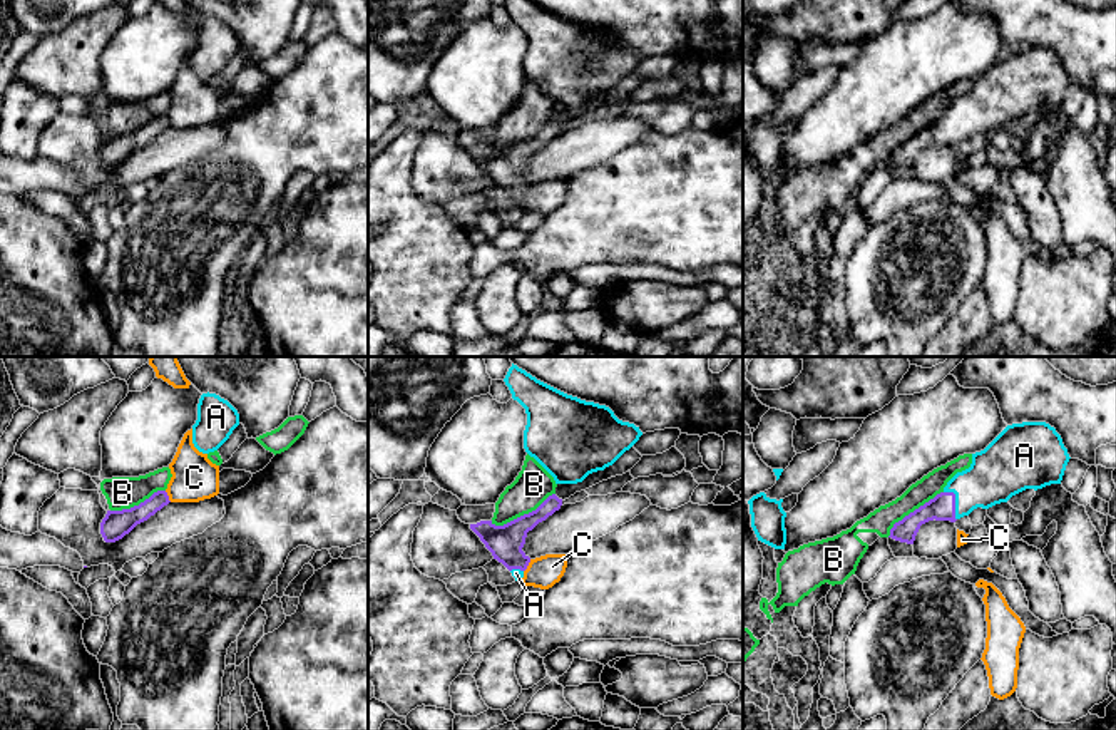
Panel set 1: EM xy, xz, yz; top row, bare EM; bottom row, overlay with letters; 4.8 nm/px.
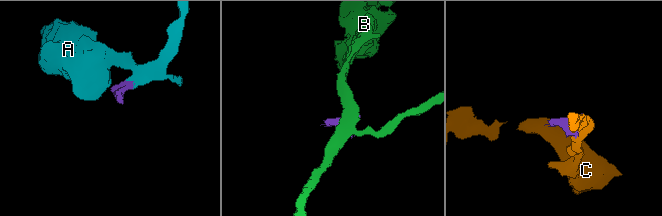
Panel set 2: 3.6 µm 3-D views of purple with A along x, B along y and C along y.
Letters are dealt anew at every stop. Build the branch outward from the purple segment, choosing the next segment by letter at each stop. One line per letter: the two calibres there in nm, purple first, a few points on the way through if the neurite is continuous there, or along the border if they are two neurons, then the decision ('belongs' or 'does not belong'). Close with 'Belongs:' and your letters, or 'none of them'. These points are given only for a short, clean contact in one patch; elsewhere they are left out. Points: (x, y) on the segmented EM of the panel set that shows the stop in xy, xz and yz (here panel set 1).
A: calibres 130 and 260 nm; way yz (942, 508), (954, 503), (996, 474); belongs
B: calibres 170 and 180 nm; does not belong
C: calibres 170 and 150 nm; border xz (531, 560), (524, 571); does not belong
Belongs: A

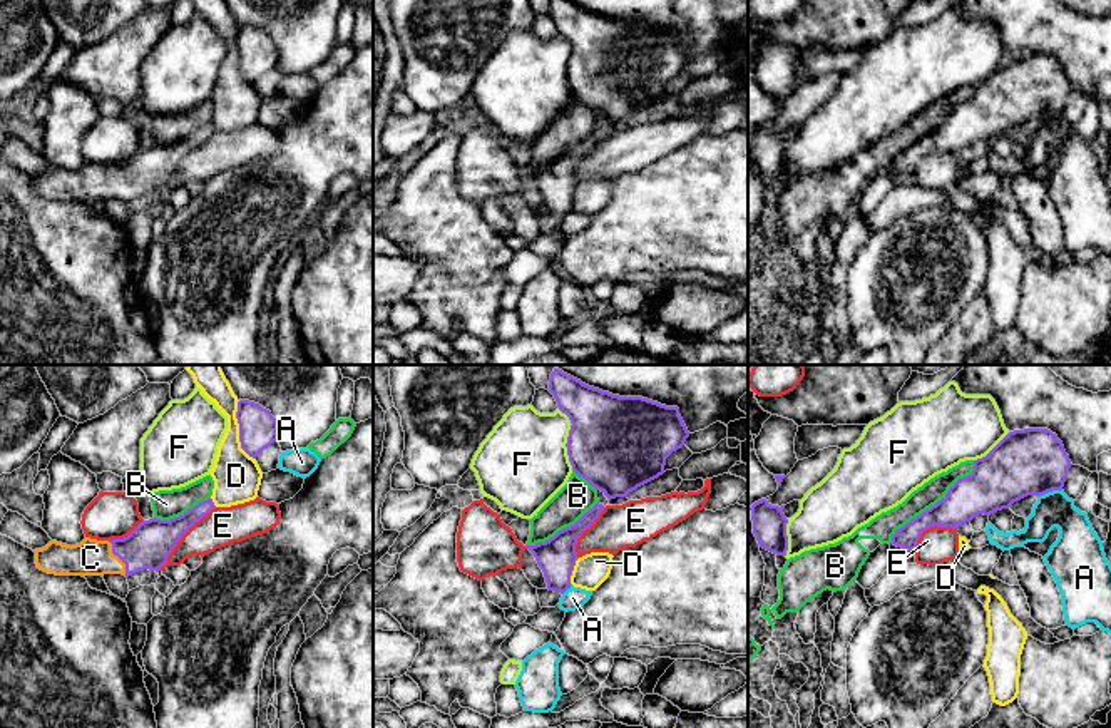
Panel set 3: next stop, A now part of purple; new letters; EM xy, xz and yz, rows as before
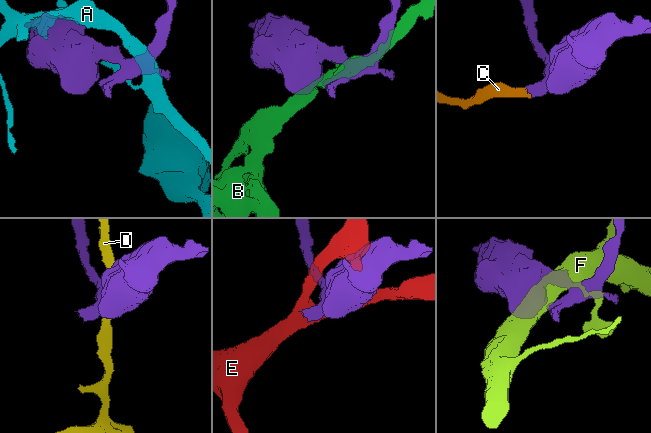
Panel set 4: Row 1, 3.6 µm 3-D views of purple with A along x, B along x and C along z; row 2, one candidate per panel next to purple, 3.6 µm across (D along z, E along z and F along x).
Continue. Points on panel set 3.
A: calibres 320 and 180 nm; does not belong
B: calibres 220 and 110 nm; does not belong
C: calibres 220 and 180 nm; way xy (148, 546), (127, 556), (117, 556), (91, 558); belongs
D: calibres 190 and 220 nm; does not belong
E: calibres 220 and 190 nm; does not belong
F: calibres 460 and 420 nm; does not belong
Belongs: C

